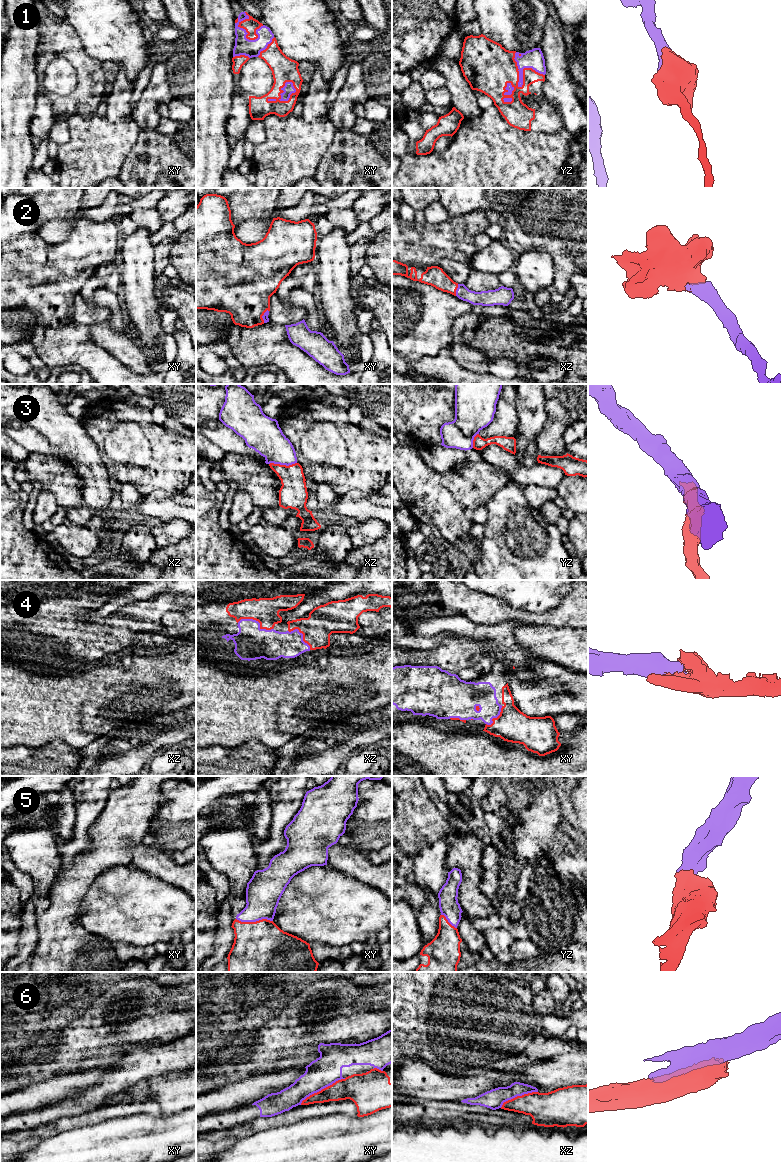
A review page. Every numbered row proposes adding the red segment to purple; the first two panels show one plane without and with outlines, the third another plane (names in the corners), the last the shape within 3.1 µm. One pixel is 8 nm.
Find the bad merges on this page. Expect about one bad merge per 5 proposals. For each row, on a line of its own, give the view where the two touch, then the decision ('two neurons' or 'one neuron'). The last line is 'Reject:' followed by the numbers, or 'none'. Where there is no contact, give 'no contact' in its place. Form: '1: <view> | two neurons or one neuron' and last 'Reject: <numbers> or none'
1: yz | one neuron
2: xy | one neuron
3: xz | one neuron
4: xz | one neuron
5: xy | one neuron
6: xy | two neurons
Reject: 6

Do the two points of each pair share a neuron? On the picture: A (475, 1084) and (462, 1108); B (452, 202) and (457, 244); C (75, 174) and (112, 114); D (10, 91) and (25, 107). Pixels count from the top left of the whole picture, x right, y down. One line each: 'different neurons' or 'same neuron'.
A: different neurons
B: different neurons
C: different neurons
D: same neuron

